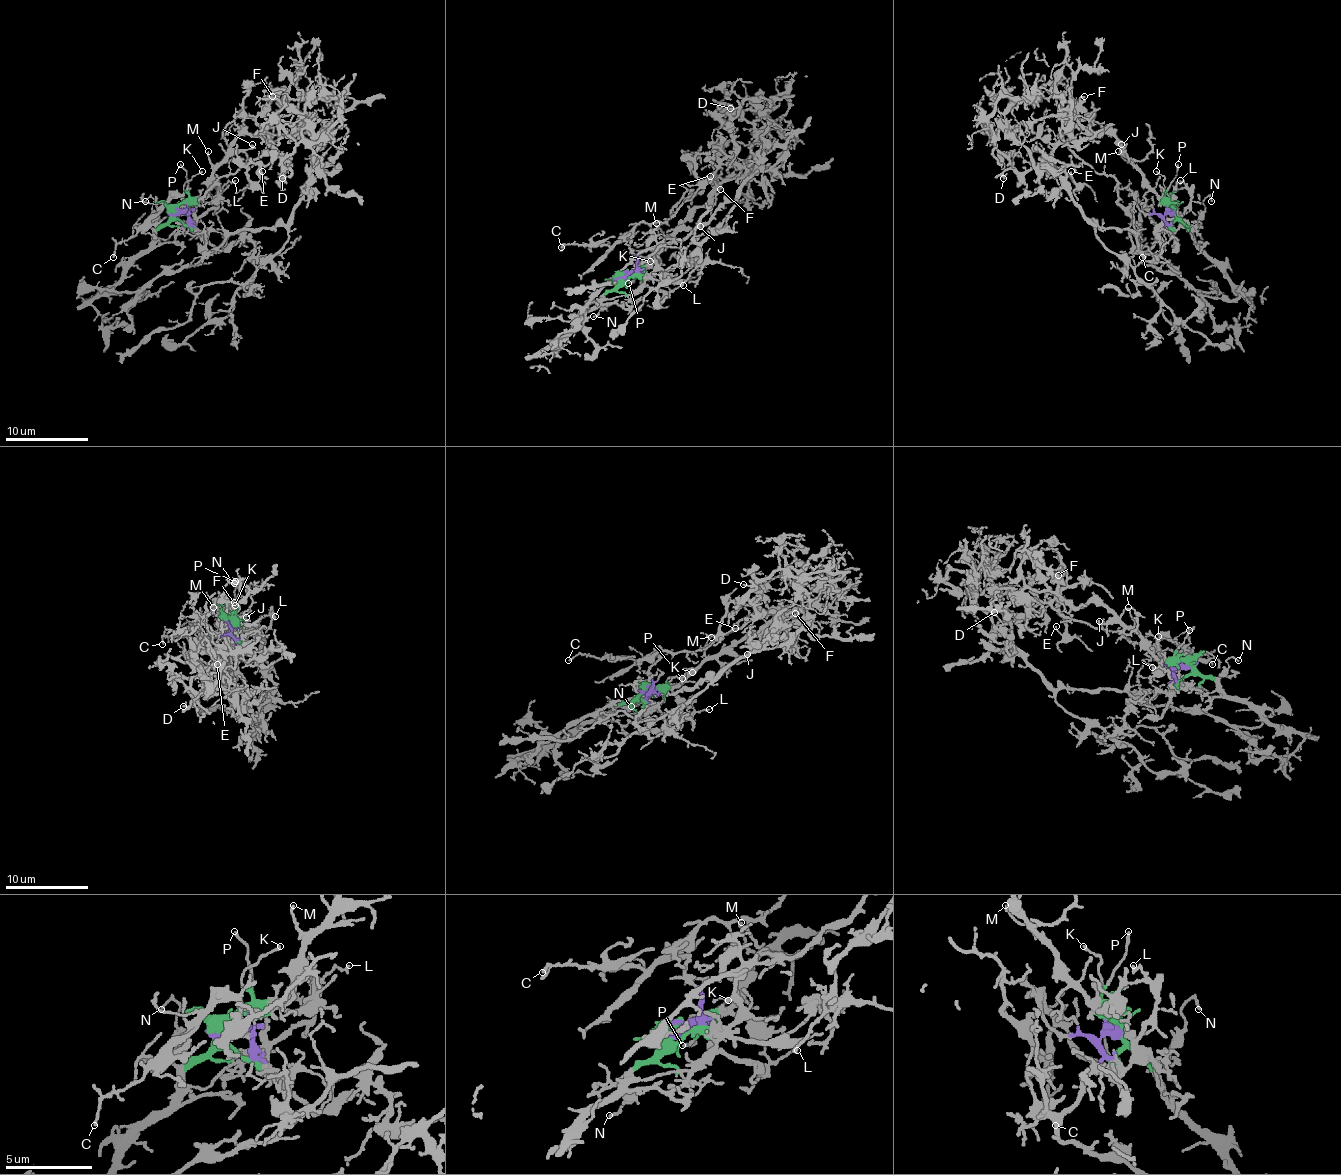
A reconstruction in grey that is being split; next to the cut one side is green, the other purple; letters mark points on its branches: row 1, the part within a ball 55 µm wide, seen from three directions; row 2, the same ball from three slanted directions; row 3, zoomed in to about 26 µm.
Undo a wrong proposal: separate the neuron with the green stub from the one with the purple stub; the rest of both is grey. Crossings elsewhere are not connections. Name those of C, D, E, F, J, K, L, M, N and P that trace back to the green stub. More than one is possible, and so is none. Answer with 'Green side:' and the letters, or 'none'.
Green side: F, J, K, L, M, N, P

